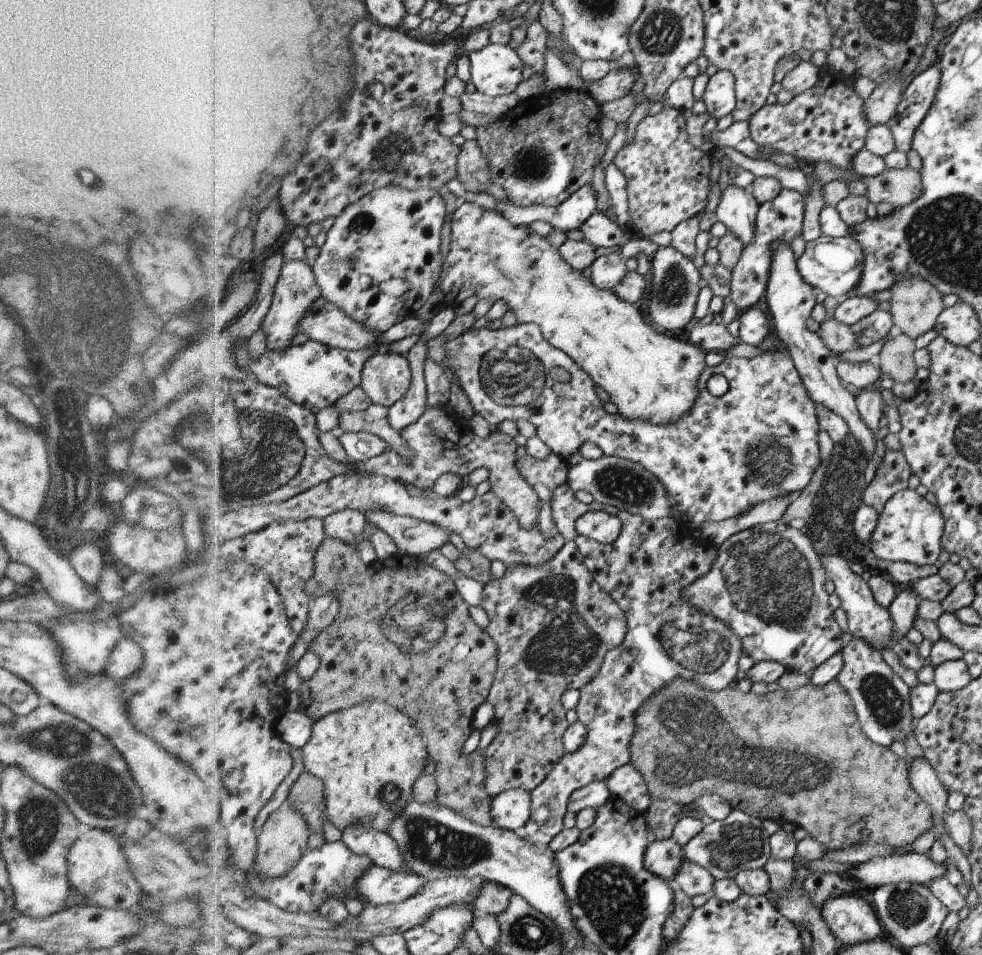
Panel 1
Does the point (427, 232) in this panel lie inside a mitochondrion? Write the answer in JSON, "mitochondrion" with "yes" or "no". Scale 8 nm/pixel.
{"mitochondrion":"no"}

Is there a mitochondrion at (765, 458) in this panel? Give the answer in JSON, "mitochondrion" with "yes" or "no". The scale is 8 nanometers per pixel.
{"mitochondrion":"yes"}

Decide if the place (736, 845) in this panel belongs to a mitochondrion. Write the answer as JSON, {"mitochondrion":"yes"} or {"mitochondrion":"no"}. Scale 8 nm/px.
{"mitochondrion":"yes"}

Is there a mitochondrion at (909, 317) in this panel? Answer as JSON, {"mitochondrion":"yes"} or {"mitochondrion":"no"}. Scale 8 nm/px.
{"mitochondrion":"no"}

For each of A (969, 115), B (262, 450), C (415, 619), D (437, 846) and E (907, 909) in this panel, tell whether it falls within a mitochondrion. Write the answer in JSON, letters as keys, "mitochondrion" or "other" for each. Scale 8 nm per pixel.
{"A":"mitochondrion","B":"mitochondrion","C":"mitochondrion","D":"mitochondrion","E":"mitochondrion"}

